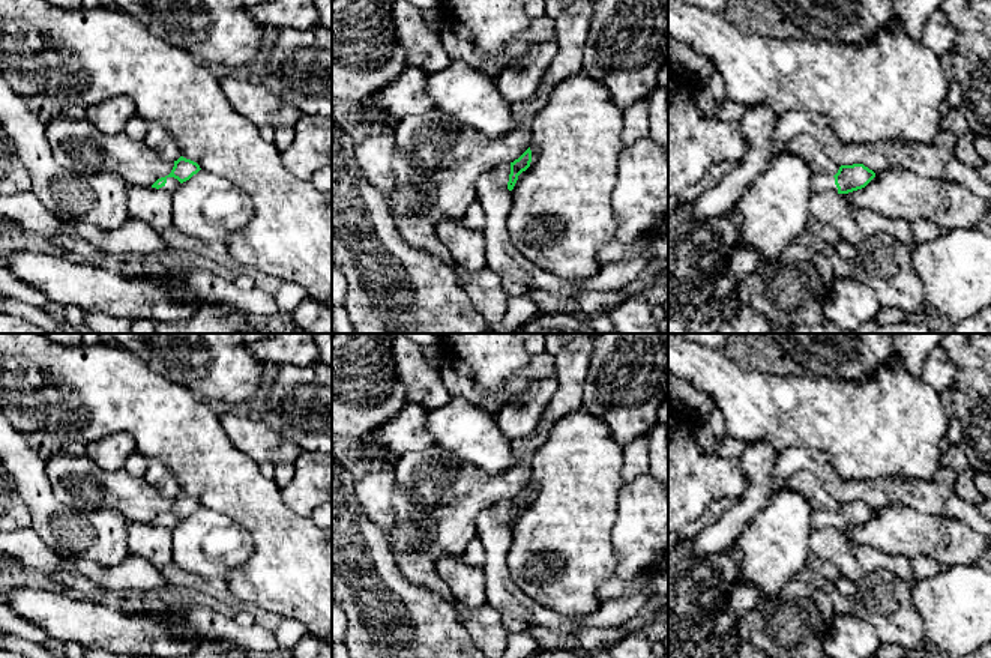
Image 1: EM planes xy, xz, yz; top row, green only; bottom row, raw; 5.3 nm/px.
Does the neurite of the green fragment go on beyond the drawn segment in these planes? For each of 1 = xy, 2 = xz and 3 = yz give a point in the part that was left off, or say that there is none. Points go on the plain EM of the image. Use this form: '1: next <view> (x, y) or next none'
1: next xy (171, 522)
2: next none
3: next yz (820, 520)

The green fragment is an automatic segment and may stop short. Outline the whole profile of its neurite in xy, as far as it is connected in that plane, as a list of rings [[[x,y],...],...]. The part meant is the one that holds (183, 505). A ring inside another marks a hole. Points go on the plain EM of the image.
[[[180,493],[174,497],[171,509],[165,514],[158,515],[152,524],[173,530],[180,520],[189,517],[194,511],[200,508],[200,502],[191,496]]]

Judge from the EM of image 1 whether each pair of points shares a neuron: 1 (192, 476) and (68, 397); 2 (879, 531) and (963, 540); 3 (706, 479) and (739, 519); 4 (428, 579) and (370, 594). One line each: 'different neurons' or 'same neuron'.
1: same neuron
2: same neuron
3: different neurons
4: different neurons

